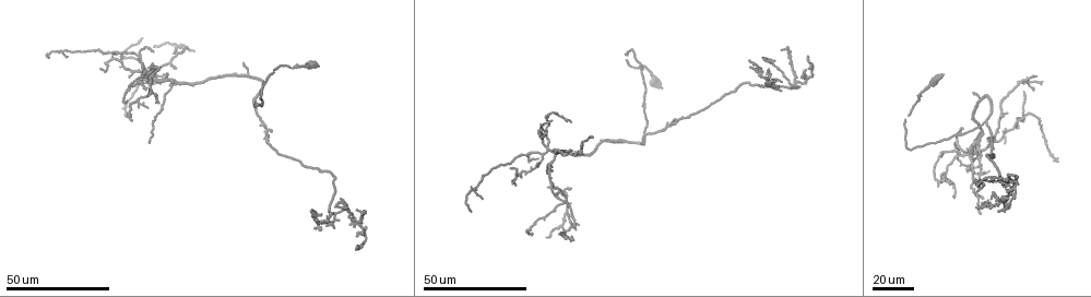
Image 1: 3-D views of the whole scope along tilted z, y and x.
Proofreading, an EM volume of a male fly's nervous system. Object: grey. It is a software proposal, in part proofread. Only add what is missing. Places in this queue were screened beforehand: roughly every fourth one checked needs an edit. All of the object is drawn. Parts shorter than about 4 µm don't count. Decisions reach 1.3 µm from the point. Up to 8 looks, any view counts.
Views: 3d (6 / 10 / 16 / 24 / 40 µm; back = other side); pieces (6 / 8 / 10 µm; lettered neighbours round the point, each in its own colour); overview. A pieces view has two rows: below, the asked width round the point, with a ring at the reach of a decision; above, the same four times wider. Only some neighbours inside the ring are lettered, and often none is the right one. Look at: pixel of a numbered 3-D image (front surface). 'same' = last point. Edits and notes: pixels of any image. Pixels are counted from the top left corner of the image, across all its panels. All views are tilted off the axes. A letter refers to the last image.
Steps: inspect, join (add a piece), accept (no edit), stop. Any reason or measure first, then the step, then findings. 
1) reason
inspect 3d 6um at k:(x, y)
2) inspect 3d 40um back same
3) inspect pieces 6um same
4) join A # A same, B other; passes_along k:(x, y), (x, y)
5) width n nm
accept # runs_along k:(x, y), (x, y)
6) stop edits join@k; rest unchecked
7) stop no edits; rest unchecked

inspect 3d 24um at 1:(800, 86)

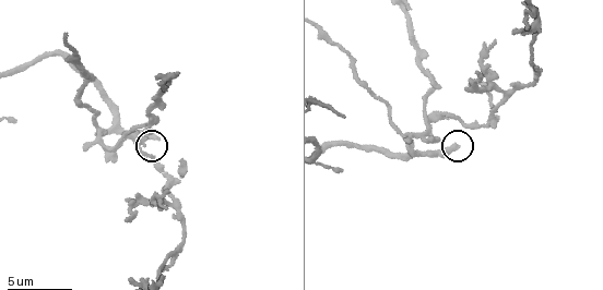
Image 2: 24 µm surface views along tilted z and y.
inspect pieces 8um at 2:(454, 147)

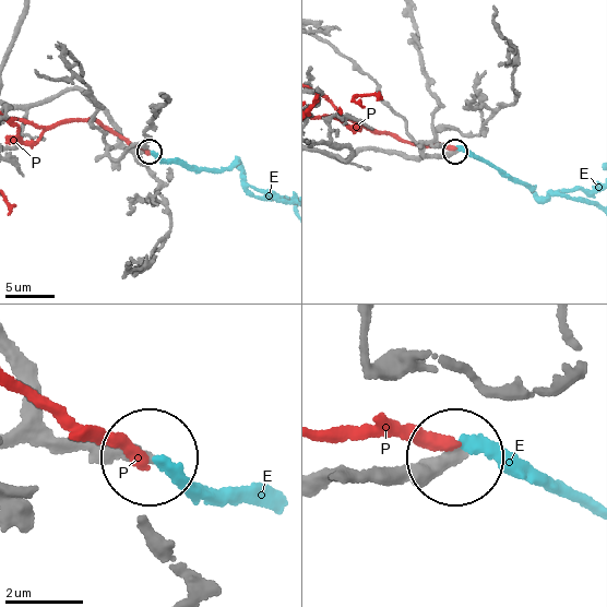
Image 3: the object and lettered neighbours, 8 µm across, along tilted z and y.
width 300 nm
join E # E same, P other; it goes on there

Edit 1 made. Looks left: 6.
branch stops here
inspect 3d 40um at 1:(358, 209)

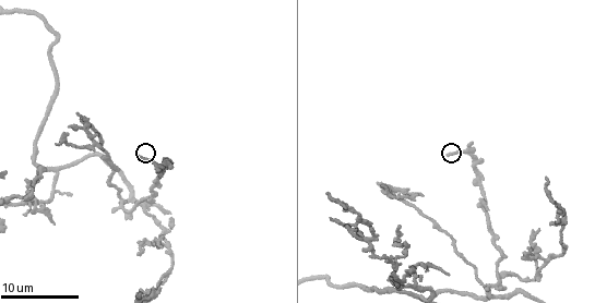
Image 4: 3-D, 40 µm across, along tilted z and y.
inspect 3d 10um at 4:(136, 156)

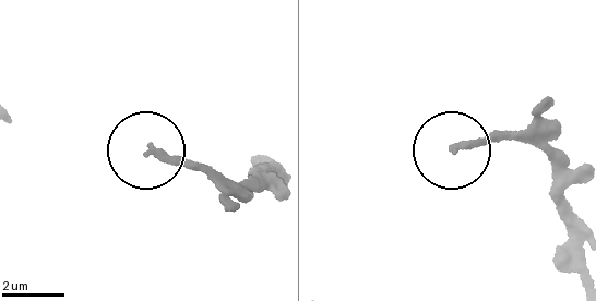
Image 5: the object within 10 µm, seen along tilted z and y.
inspect pieces 10um at 5:(456, 146)

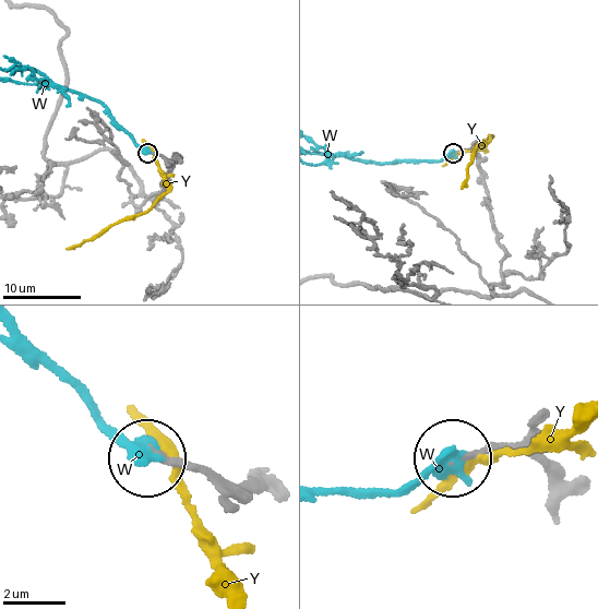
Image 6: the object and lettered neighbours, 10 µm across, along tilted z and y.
join W # W same, Y other; passes_along 6:(232, 484), (151, 454), (108, 427), (18, 335); the neuron continues

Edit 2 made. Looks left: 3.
inspect 3d 40um at 1:(147, 109)

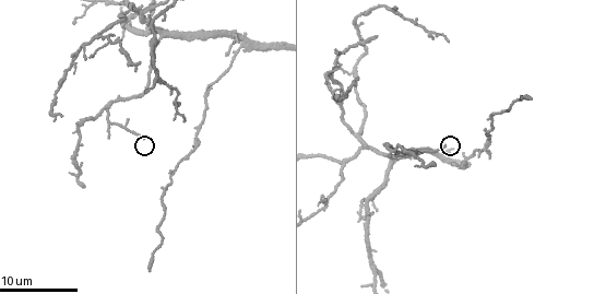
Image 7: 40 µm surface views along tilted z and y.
inspect pieces 6um at 7:(143, 139)

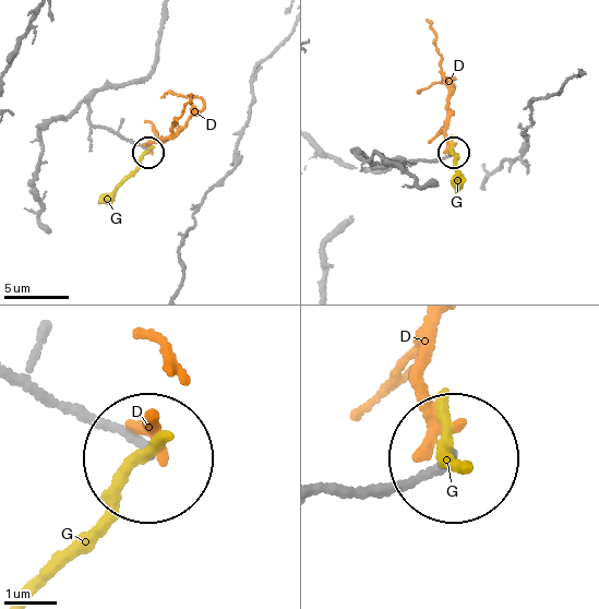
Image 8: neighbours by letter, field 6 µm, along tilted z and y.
accept # D other, G other; runs_along 8:(162, 18), (155, 68), (102, 88), (88, 112), (147, 151); none of them fits

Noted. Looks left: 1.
stop edits join@3, join@6; rest unchecked

